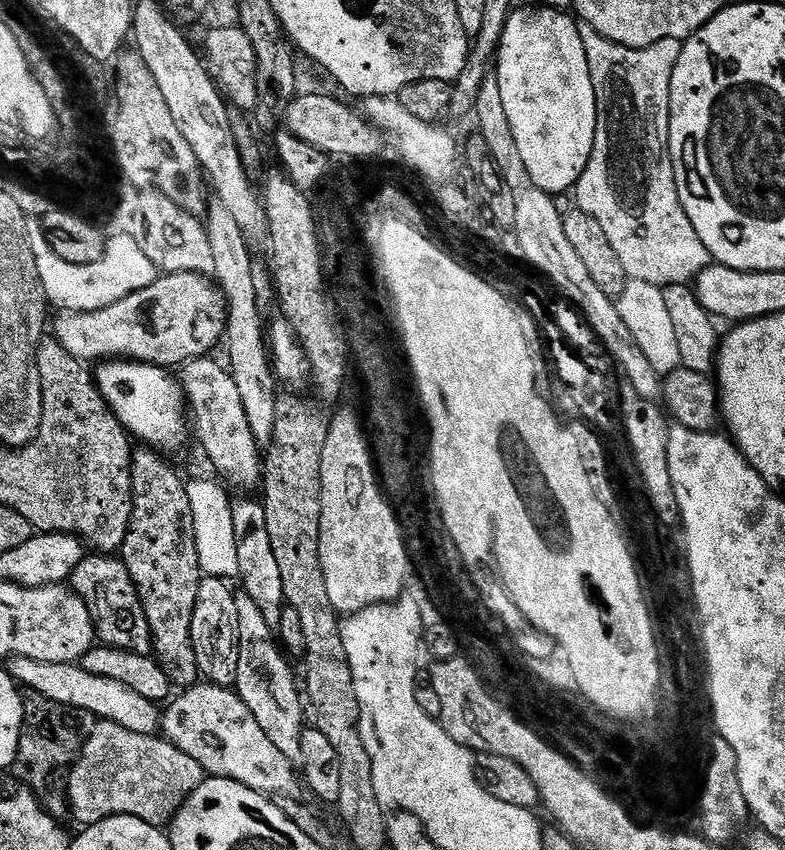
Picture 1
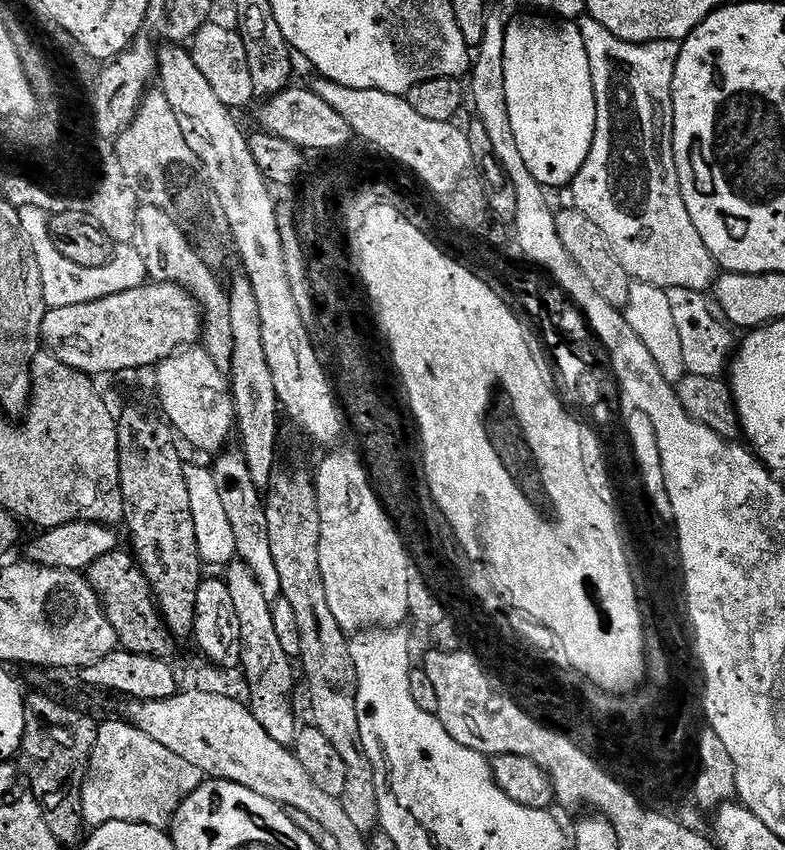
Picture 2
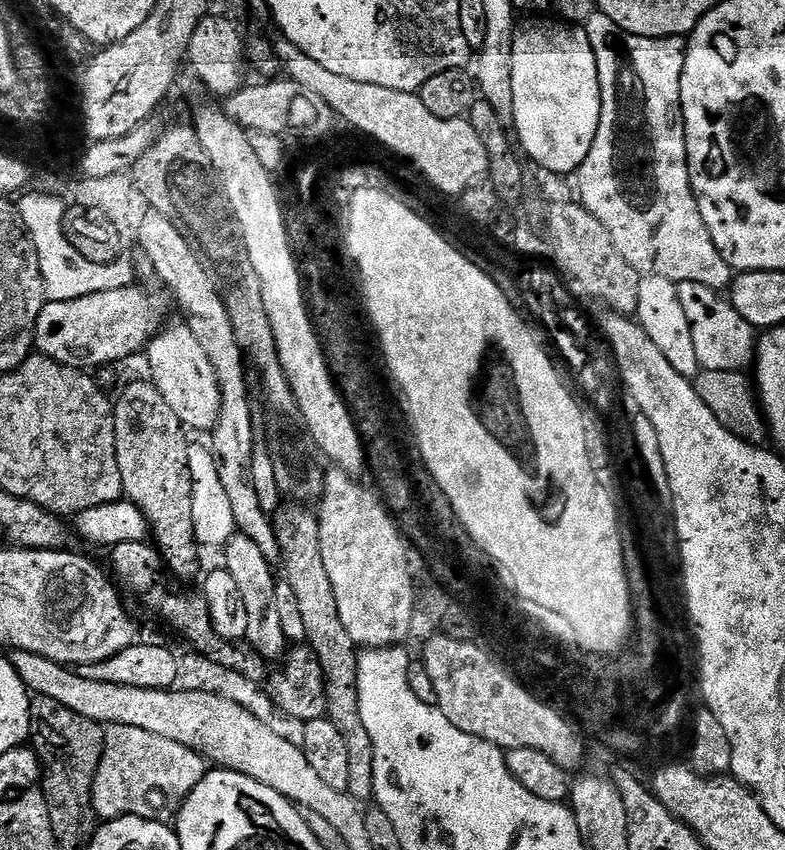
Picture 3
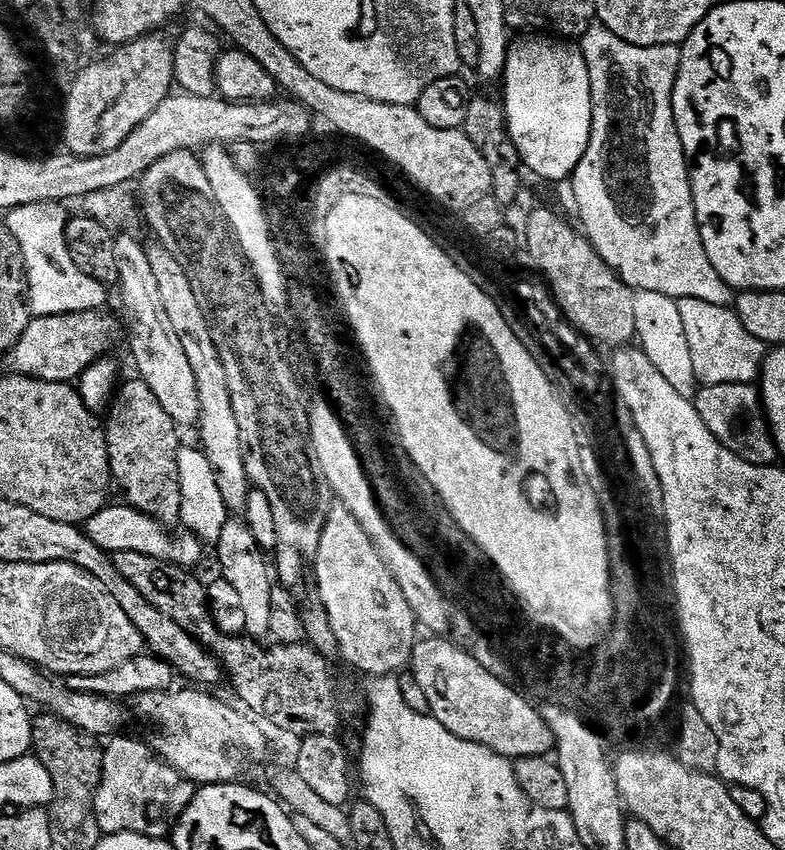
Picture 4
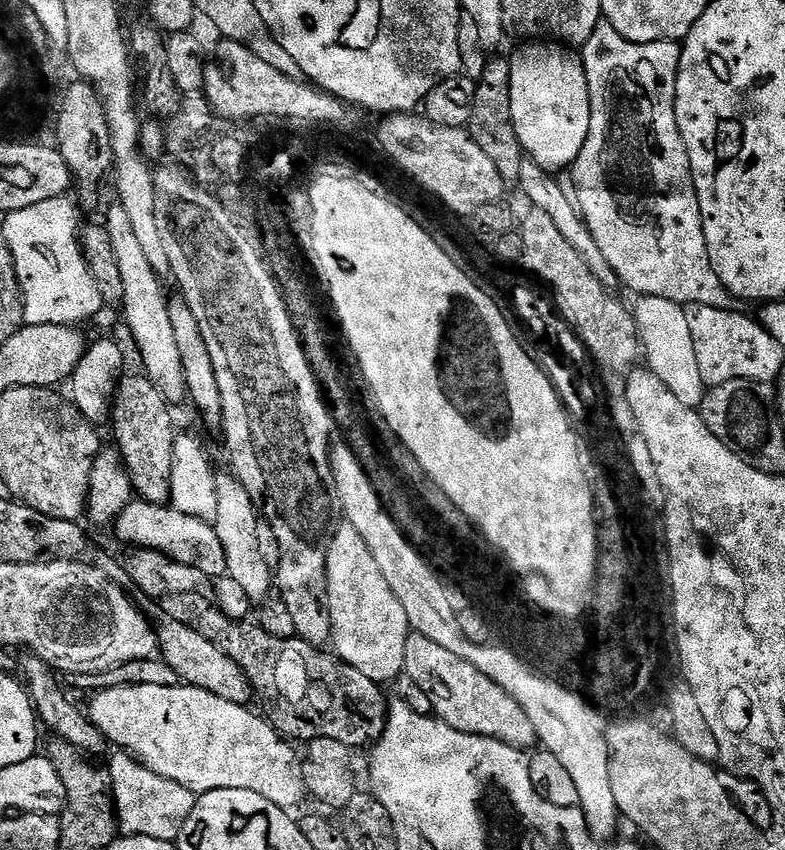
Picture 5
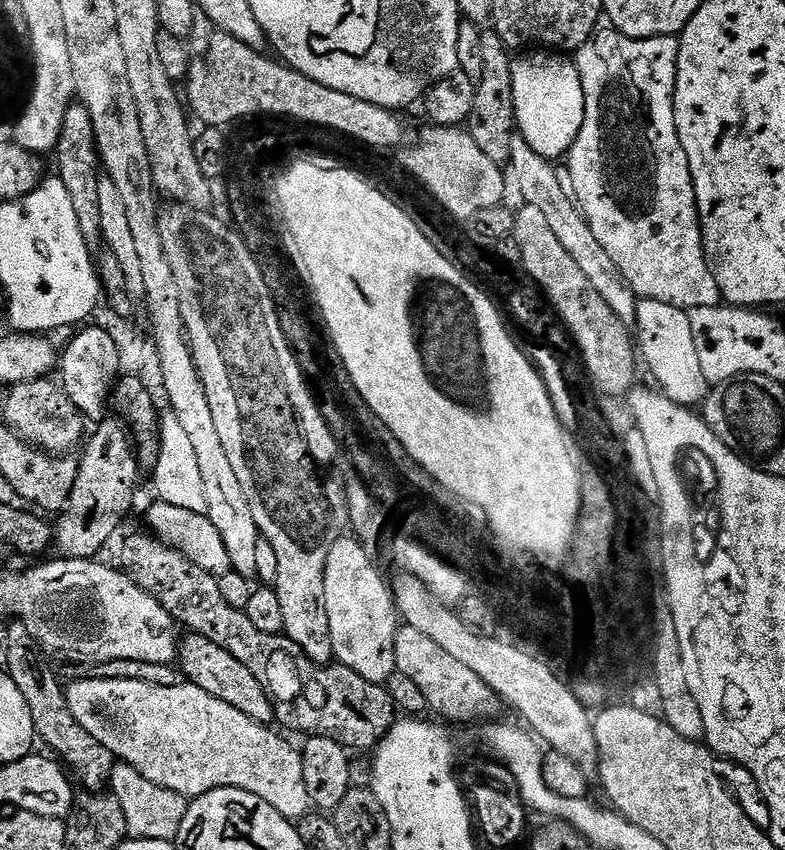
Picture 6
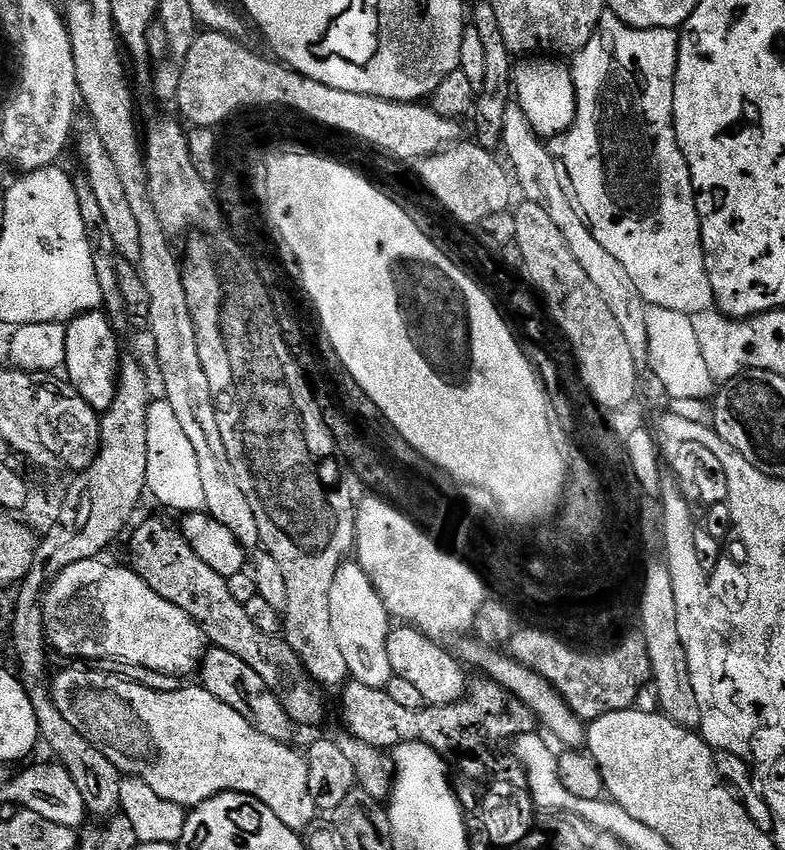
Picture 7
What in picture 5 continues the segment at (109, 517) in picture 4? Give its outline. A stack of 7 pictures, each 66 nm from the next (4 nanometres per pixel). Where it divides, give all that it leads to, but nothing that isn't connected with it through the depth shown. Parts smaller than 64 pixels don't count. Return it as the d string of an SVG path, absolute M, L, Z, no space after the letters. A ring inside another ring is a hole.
M133 498L114 521L116 536L125 540L125 545L149 548L166 554L182 566L190 566L202 575L215 578L227 573L225 554L218 542L215 527L209 521L182 514L168 504L151 504L139 498Z

